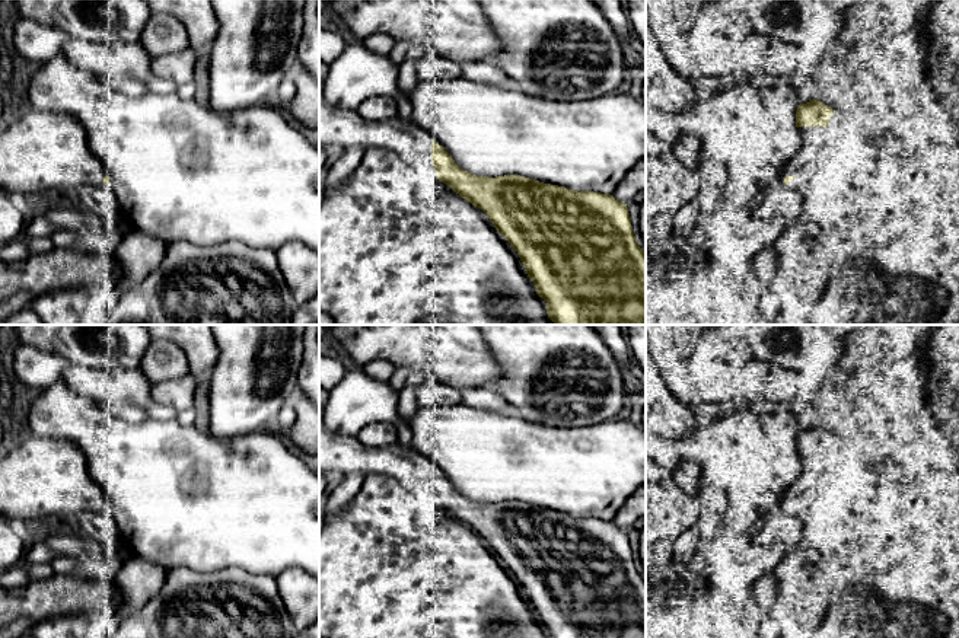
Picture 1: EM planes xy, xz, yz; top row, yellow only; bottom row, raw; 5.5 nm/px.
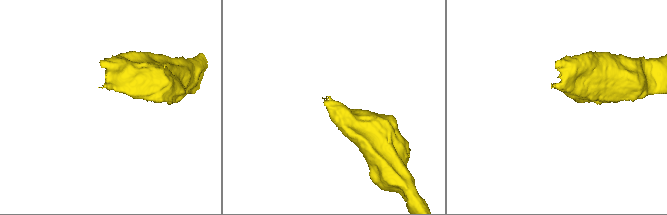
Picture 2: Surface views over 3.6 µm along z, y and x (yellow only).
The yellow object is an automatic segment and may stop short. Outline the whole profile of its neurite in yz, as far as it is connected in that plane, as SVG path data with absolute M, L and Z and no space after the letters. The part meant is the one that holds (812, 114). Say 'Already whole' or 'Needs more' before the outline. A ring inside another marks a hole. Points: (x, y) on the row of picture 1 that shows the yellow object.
Needs more. M818 99L800 103L796 111L796 127L800 146L797 153L781 168L783 186L802 191L807 179L828 162L832 154L829 117L834 109Z

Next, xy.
Needs more. M25 109L0 128L0 188L15 200L47 189L105 186L108 168L92 151L83 125L68 114Z

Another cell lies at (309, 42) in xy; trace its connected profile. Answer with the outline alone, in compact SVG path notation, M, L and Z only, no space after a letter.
M306 0L299 60L303 68L319 82L319 0Z

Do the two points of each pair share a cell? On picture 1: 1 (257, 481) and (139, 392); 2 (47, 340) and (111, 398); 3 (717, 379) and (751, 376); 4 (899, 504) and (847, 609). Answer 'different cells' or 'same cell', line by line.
1: different cells
2: different cells
3: different cells
4: same cell

